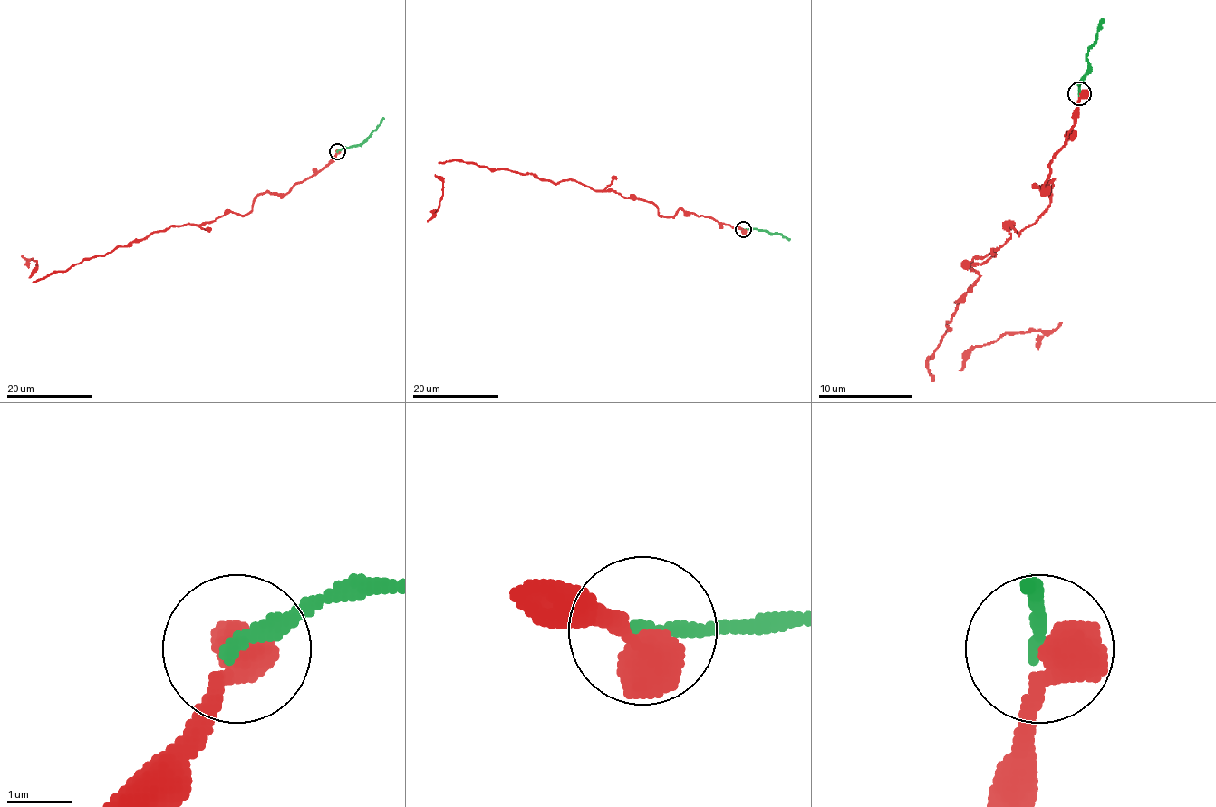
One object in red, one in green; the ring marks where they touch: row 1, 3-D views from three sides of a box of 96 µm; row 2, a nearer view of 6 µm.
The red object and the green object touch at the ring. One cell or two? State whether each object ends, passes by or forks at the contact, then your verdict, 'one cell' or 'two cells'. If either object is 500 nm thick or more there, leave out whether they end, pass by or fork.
one cell

